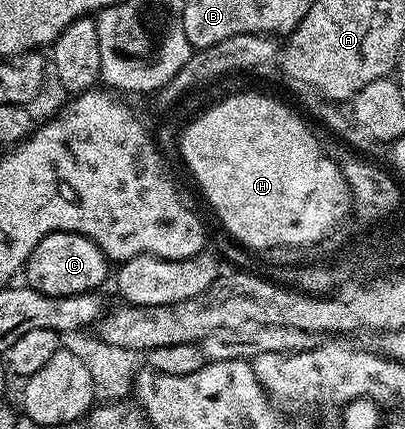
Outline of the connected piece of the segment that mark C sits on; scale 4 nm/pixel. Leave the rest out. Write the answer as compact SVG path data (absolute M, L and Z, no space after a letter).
M51 232L30 254L24 263L22 276L25 276L27 287L38 290L47 296L77 296L83 292L99 289L104 279L109 279L109 261L104 251L90 238L73 232Z

